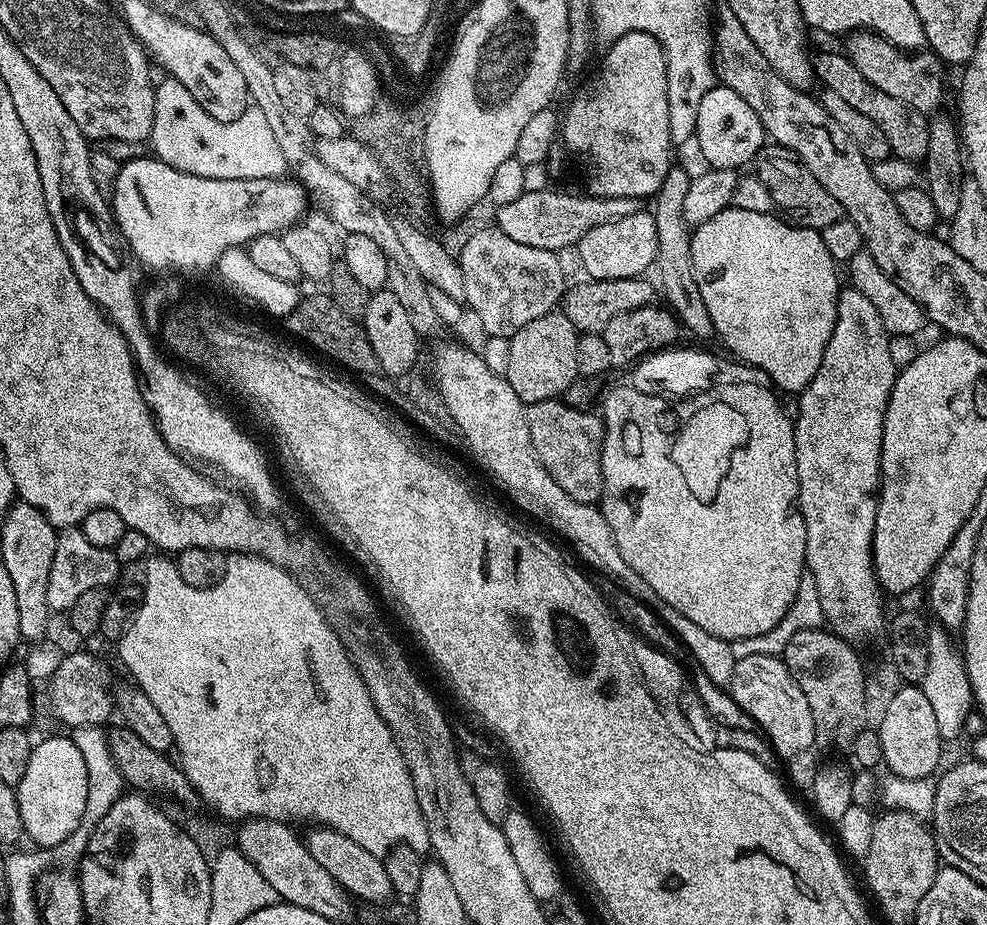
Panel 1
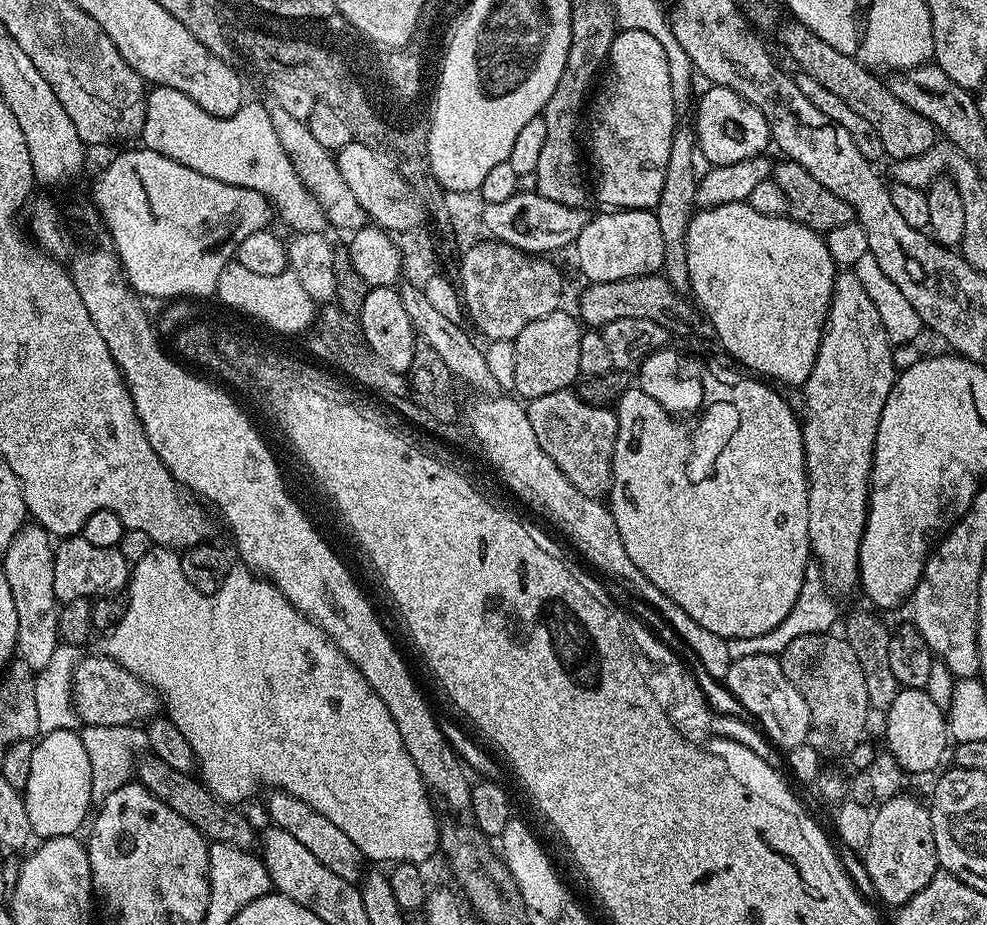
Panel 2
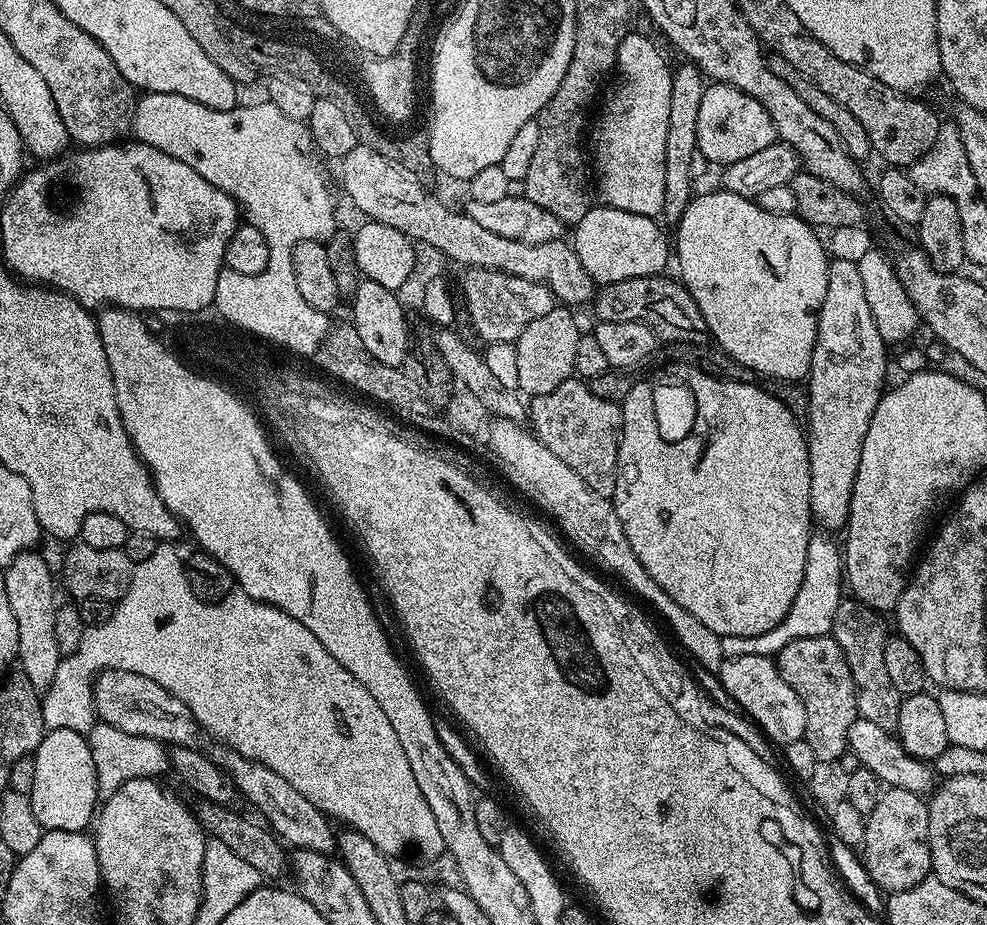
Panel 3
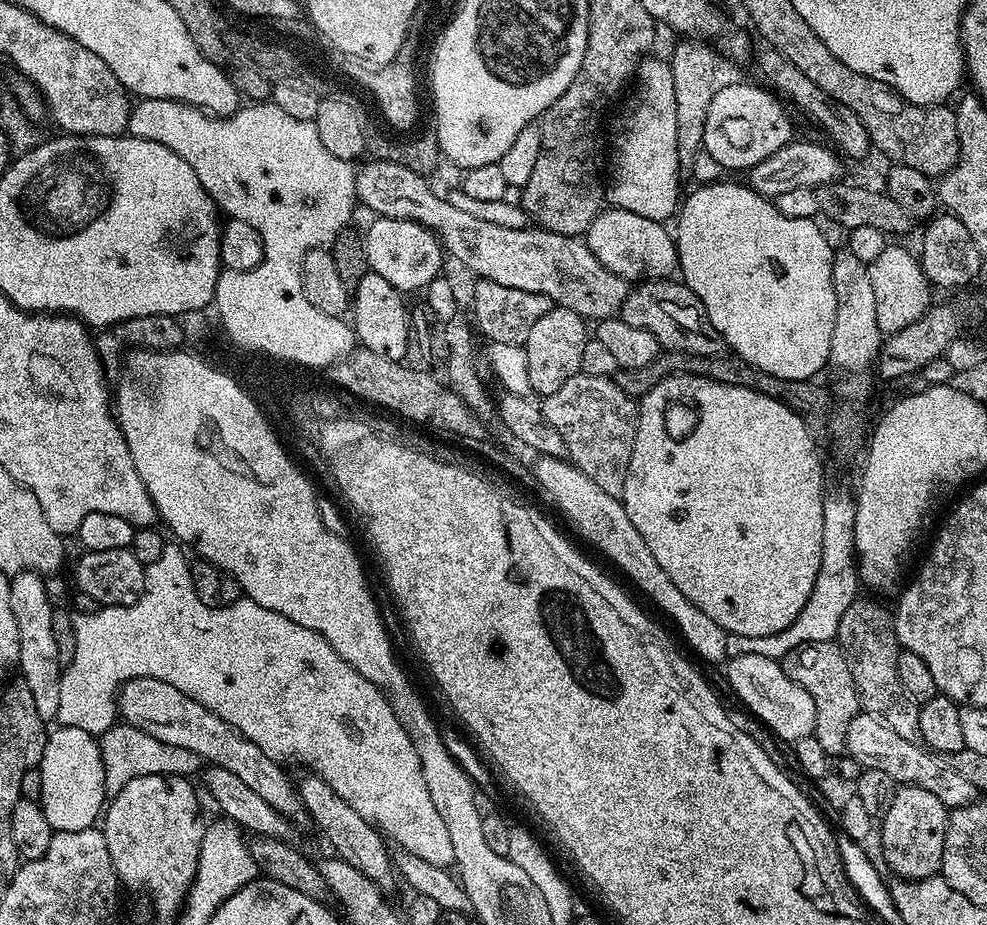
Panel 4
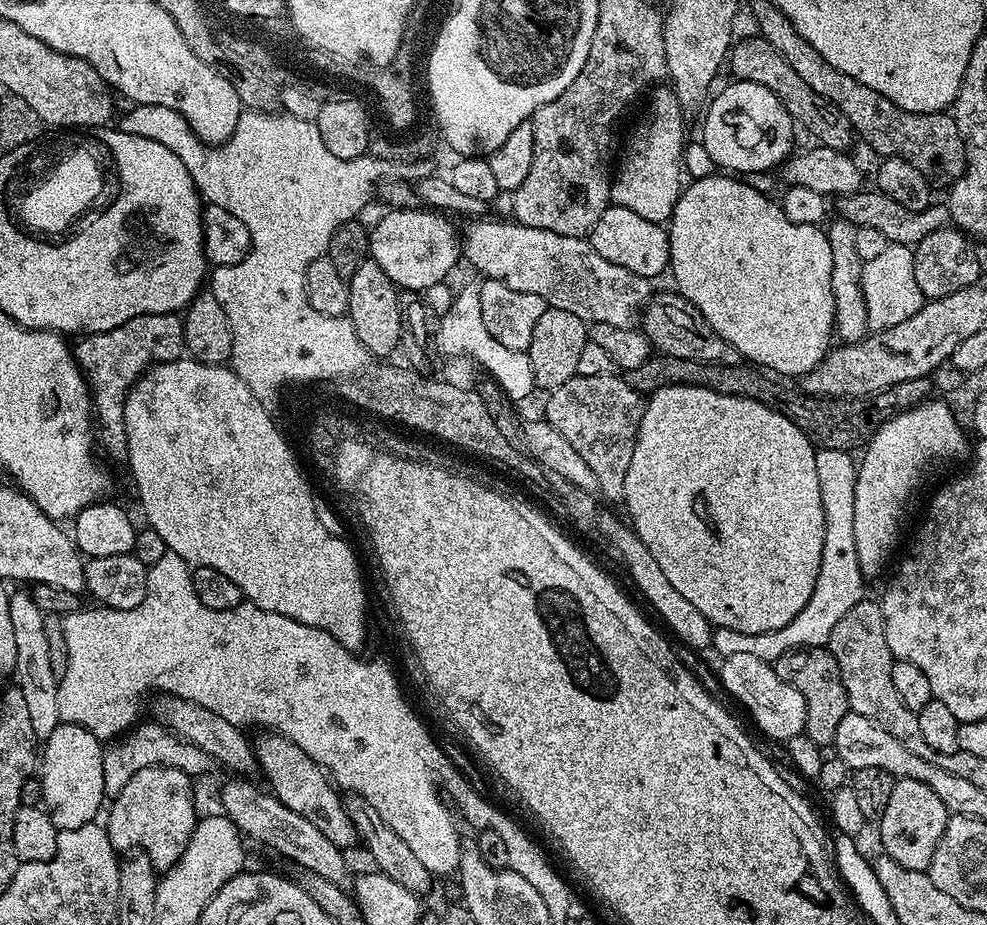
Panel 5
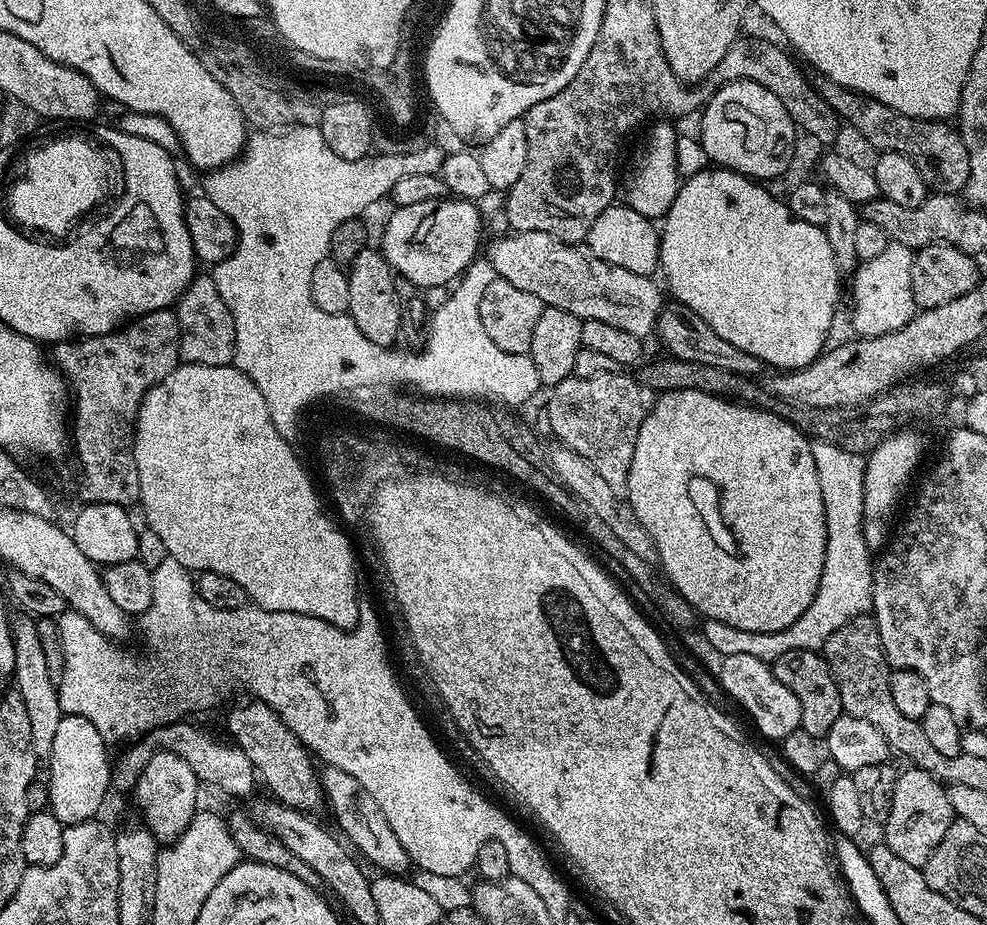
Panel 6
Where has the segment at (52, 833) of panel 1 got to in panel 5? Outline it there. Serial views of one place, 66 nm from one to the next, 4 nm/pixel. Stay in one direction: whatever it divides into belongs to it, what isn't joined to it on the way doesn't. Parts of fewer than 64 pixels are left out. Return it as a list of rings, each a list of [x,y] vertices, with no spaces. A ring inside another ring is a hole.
[[[61,722],[50,734],[50,738],[43,745],[42,759],[38,764],[38,779],[42,786],[43,807],[48,813],[48,817],[54,822],[57,830],[78,830],[78,826],[86,826],[97,819],[96,816],[106,804],[104,794],[104,783],[102,782],[102,758],[104,748],[102,742],[90,730],[86,730],[77,724],[66,724]]]

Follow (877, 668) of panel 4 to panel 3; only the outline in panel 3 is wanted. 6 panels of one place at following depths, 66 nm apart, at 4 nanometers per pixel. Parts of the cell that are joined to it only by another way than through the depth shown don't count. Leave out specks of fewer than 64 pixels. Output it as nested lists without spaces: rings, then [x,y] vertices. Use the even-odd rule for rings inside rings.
[[[855,598],[841,599],[838,614],[832,623],[830,635],[842,646],[856,687],[856,710],[863,719],[889,730],[895,729],[900,713],[900,691],[890,682],[886,670],[886,642],[890,629],[884,625],[885,617]]]

